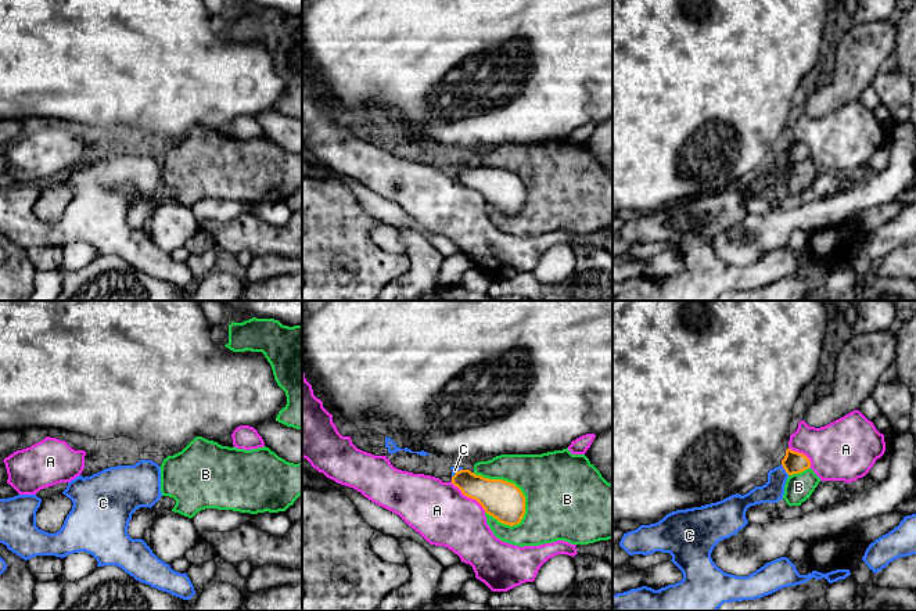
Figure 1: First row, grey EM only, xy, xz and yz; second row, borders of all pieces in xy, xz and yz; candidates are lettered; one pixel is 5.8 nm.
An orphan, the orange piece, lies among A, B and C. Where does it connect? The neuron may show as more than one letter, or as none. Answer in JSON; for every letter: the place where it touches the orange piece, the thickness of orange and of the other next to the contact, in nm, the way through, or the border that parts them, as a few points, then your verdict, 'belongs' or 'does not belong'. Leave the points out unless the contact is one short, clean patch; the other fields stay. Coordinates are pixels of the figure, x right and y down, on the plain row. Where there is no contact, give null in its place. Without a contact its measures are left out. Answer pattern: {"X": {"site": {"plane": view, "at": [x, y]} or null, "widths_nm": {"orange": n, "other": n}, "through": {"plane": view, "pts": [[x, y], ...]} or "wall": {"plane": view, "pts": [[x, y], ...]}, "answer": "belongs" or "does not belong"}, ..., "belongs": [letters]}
{"A": {"site": {"plane": "xz", "at": [469, 186]}, "widths_nm": {"orange": 220, "other": 340}, "answer": "does not belong"}, "B": {"site": {"plane": "xz", "at": [513, 173]}, "widths_nm": {"orange": 220, "other": 380}, "answer": "does not belong"}, "C": {"site": {"plane": "yz", "at": [785, 158]}, "widths_nm": {"orange": 130, "other": 120}, "through": {"plane": "yz", "pts": [[794, 153], [785, 158], [776, 168], [773, 179]]}, "answer": "belongs"}, "belongs": ["C"]}

